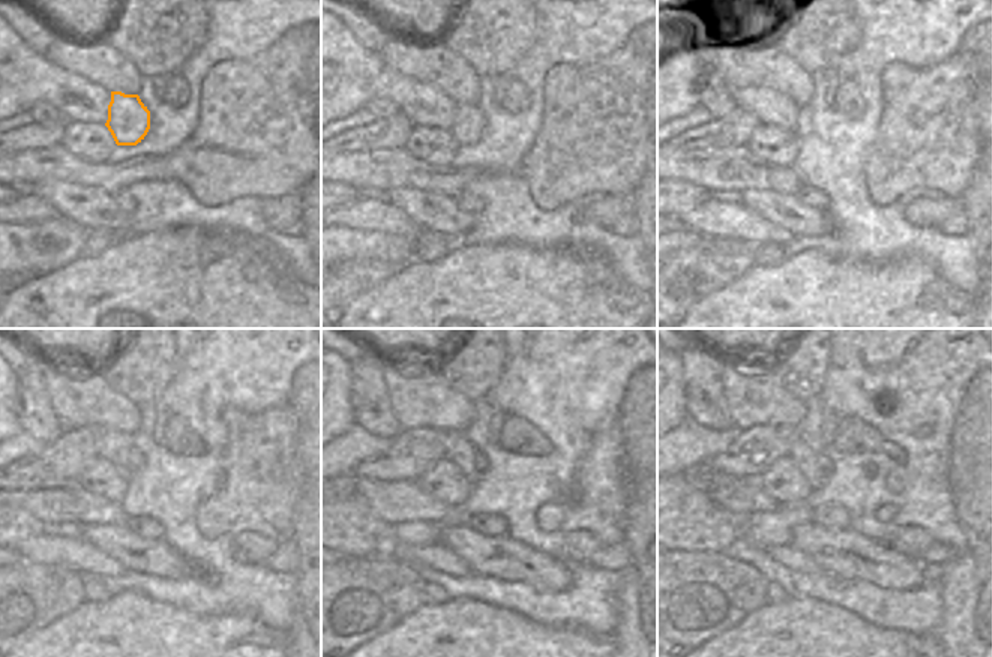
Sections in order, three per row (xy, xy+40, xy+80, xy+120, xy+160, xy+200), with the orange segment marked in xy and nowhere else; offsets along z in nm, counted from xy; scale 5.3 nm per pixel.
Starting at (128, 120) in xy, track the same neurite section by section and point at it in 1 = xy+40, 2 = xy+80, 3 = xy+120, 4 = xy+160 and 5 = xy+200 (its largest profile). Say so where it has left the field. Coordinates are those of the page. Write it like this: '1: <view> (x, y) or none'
1: xy+40 (468, 122)
2: xy+80 (803, 125)
3: xy+120 (135, 459)
4: xy+160 (479, 459)
5: xy+200 (823, 462)

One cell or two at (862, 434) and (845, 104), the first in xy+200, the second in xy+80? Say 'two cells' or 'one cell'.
one cell

